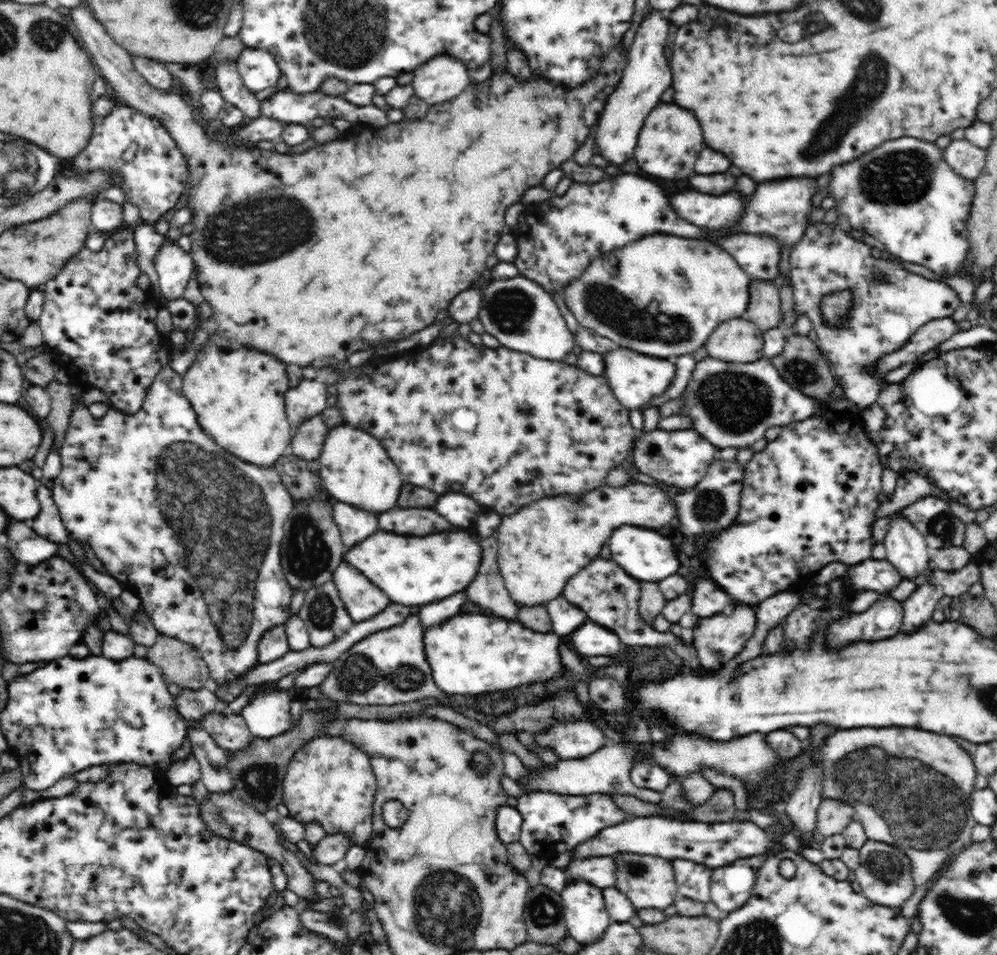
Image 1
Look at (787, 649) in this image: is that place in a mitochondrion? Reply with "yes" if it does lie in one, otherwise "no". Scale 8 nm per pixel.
no

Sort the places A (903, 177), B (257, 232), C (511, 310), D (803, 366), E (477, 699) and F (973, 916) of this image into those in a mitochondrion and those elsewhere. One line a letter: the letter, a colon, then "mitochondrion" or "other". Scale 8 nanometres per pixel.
A: mitochondrion
B: mitochondrion
C: mitochondrion
D: mitochondrion
E: other
F: mitochondrion

